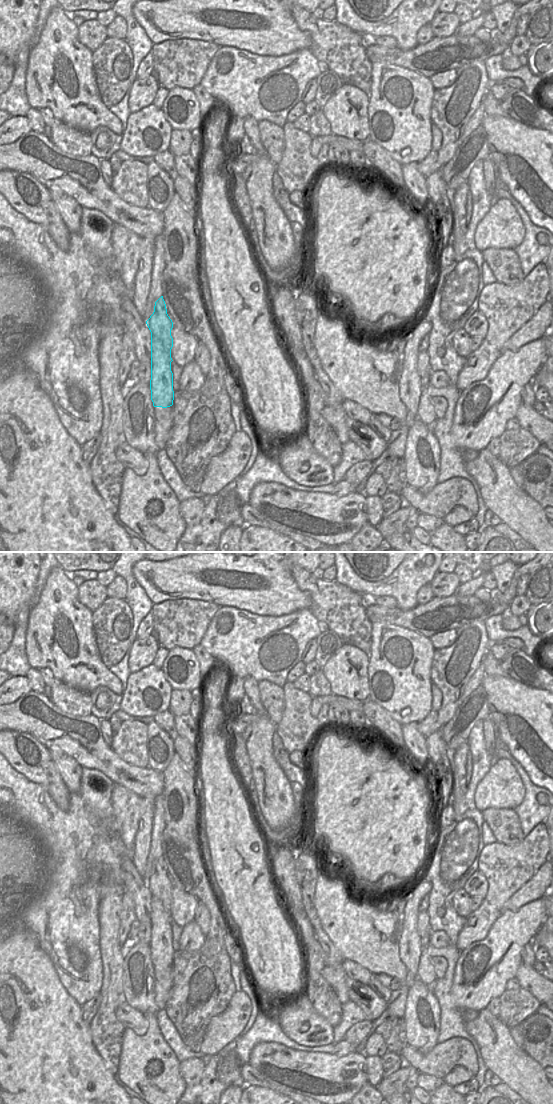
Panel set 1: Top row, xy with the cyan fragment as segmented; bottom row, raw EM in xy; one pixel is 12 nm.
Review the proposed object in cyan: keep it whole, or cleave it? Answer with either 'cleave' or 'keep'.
cleave

